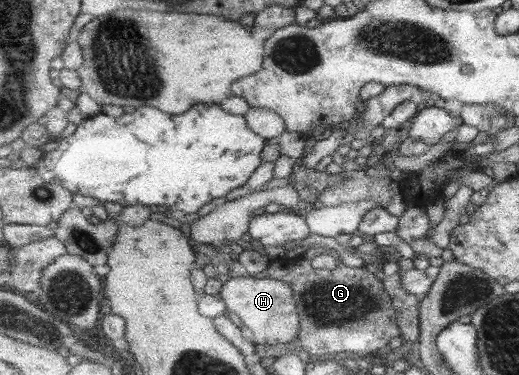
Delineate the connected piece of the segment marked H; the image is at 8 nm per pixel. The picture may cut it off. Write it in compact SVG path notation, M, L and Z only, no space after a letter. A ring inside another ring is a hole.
M232 276L224 283L220 294L255 344L285 346L296 342L301 318L294 289L287 282L262 276Z

